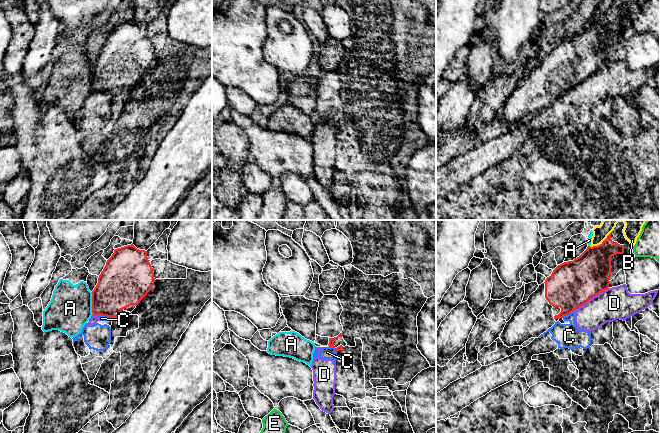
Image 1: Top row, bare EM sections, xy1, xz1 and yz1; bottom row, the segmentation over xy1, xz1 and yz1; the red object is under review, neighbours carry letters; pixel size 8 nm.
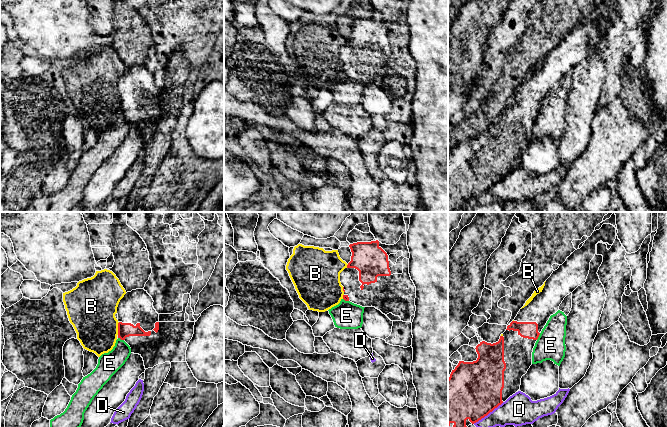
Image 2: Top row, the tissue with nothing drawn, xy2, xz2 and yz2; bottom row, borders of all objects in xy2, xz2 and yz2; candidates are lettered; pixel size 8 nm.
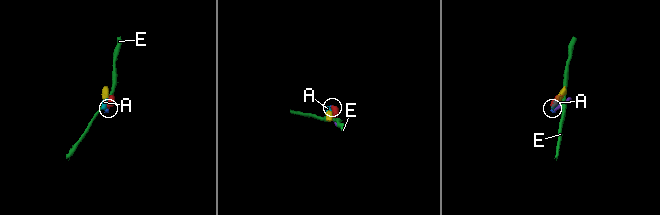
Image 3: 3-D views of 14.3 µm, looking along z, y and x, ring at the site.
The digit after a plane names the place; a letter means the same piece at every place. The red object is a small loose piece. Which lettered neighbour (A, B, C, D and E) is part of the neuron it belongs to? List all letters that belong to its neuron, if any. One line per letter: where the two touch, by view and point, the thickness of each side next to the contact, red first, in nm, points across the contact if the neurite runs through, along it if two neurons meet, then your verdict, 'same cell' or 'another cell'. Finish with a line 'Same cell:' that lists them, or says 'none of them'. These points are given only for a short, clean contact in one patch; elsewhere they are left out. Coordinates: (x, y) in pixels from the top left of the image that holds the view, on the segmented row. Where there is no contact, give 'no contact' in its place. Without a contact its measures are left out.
A: contact xy1 (92, 303); calibres 340 and 340 nm; another cell
B: contact yz1 (600, 244); calibres 320 and 120 nm; another cell
C: contact xy1 (102, 315); calibres 340 and 50 nm; border xy1 (93, 313), (106, 315), (111, 318); another cell
D: contact yz1 (592, 297); calibres 380 and 260 nm; border yz1 (609, 288), (594, 295), (575, 309); another cell
E: contact yz2 (538, 336); calibres 130 and 240 nm; another cell
Same cell: none of them

